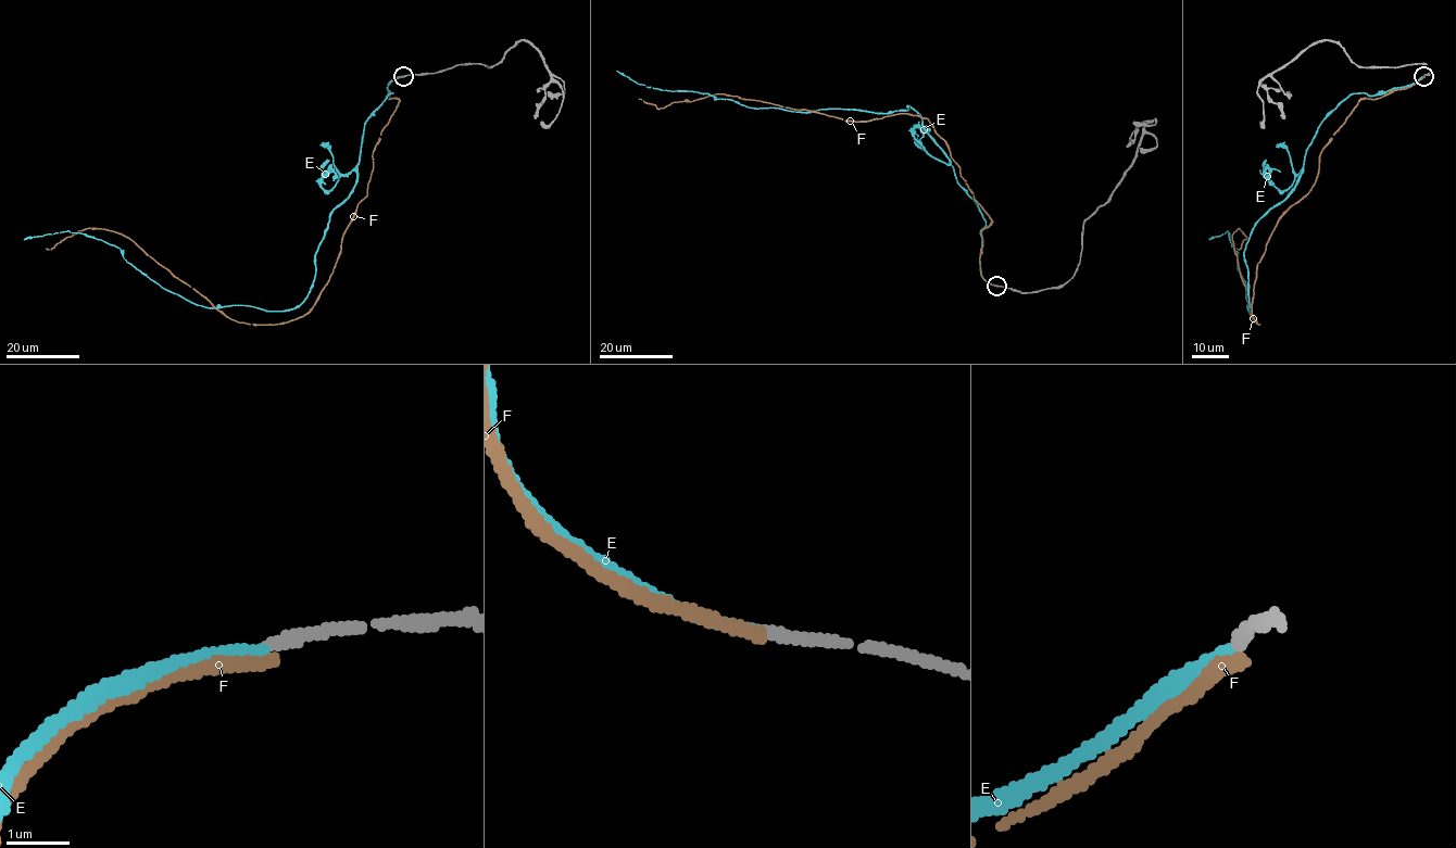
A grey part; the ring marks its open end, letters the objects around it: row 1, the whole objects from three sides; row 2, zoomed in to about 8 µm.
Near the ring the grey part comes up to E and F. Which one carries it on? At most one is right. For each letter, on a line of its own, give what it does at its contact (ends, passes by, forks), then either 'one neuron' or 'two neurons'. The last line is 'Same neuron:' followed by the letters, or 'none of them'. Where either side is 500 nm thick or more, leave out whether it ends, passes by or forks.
E: it ends; one neuron
F: it ends; two neurons
Same neuron: E

